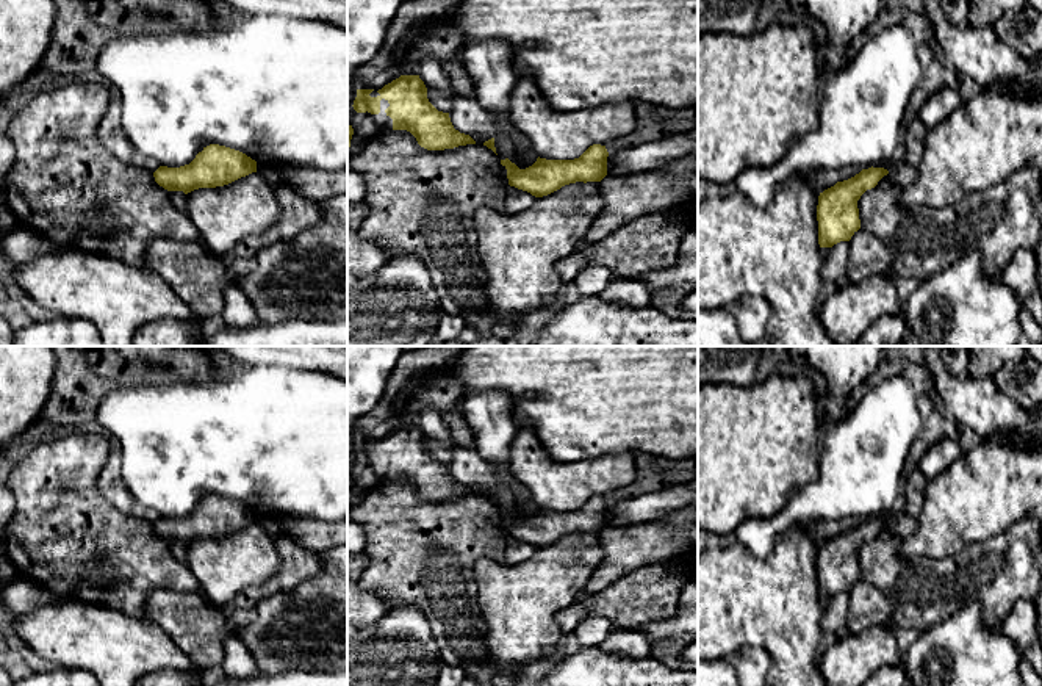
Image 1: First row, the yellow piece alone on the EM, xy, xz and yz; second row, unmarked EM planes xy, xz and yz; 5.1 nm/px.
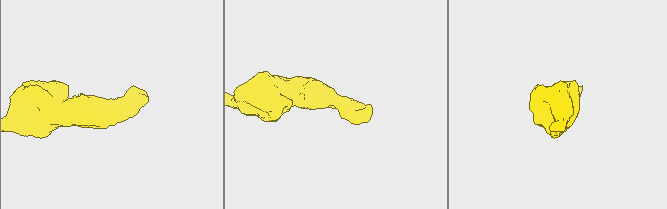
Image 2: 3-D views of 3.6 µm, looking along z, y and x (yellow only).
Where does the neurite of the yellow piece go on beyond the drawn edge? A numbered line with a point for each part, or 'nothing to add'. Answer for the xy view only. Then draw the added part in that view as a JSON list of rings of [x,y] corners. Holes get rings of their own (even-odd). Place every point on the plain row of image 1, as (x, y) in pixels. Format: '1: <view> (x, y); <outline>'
nothing to add

